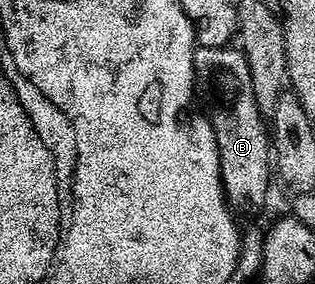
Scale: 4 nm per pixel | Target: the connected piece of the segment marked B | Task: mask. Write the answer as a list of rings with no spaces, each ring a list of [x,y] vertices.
[[[237,46],[194,47],[193,79],[200,99],[205,99],[204,111],[215,134],[221,181],[230,209],[259,207],[269,188],[269,172],[271,176],[271,132],[256,104],[247,58]]]

